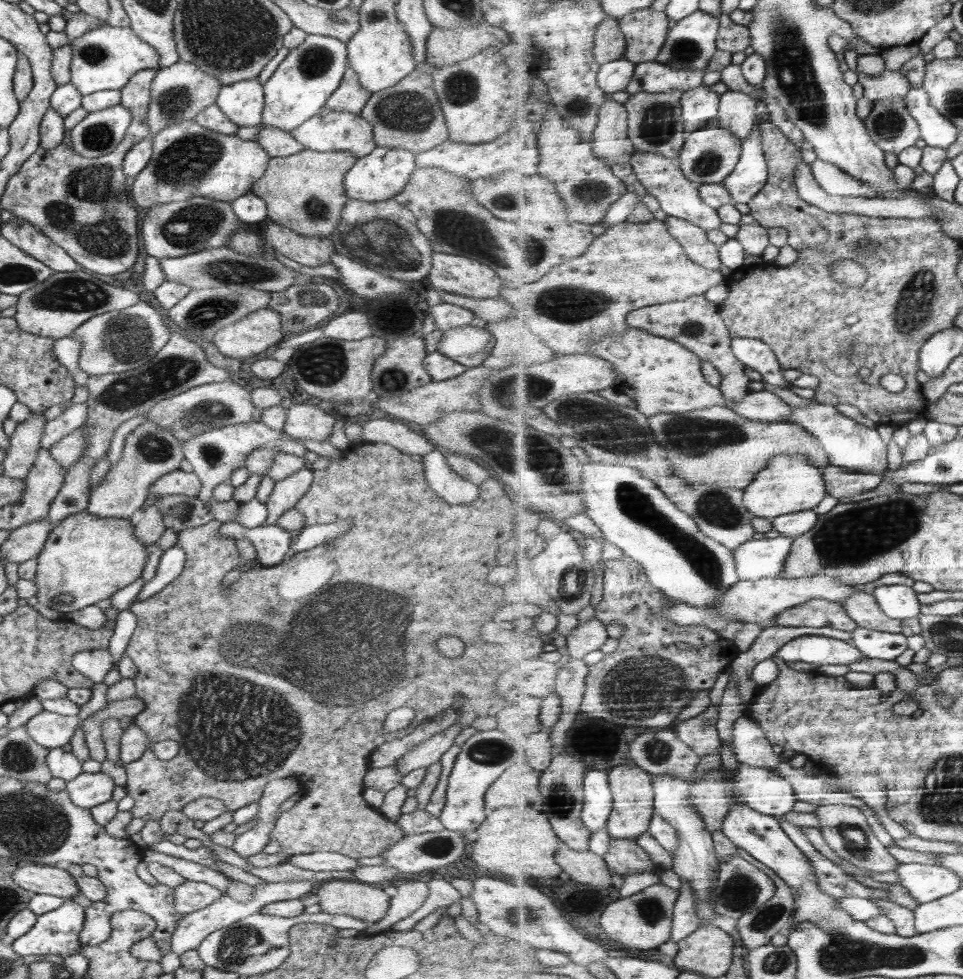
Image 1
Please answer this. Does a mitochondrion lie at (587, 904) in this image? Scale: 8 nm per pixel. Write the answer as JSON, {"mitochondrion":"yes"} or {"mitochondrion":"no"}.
{"mitochondrion":"no"}

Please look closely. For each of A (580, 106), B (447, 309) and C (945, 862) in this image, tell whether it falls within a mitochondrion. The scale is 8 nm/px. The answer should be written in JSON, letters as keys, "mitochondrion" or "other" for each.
{"A":"mitochondrion","B":"other","C":"other"}

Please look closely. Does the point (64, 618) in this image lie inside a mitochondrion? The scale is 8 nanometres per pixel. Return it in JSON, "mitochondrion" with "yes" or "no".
{"mitochondrion":"no"}

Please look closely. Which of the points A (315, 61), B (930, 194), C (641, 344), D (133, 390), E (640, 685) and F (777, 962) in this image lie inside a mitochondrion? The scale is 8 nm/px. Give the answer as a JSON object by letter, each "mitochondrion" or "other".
{"A":"mitochondrion","B":"other","C":"other","D":"mitochondrion","E":"mitochondrion","F":"mitochondrion"}

